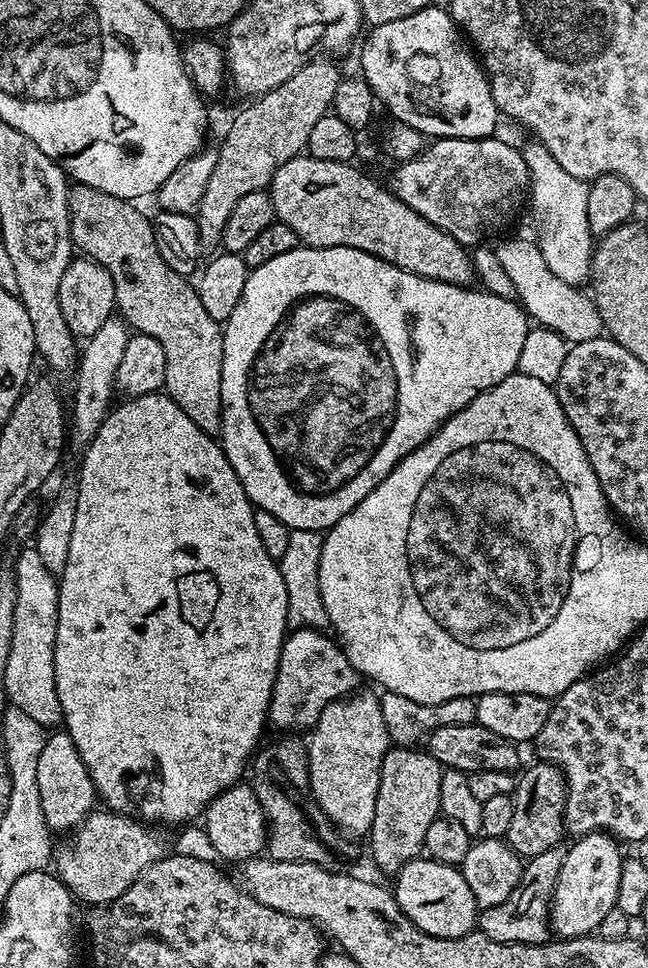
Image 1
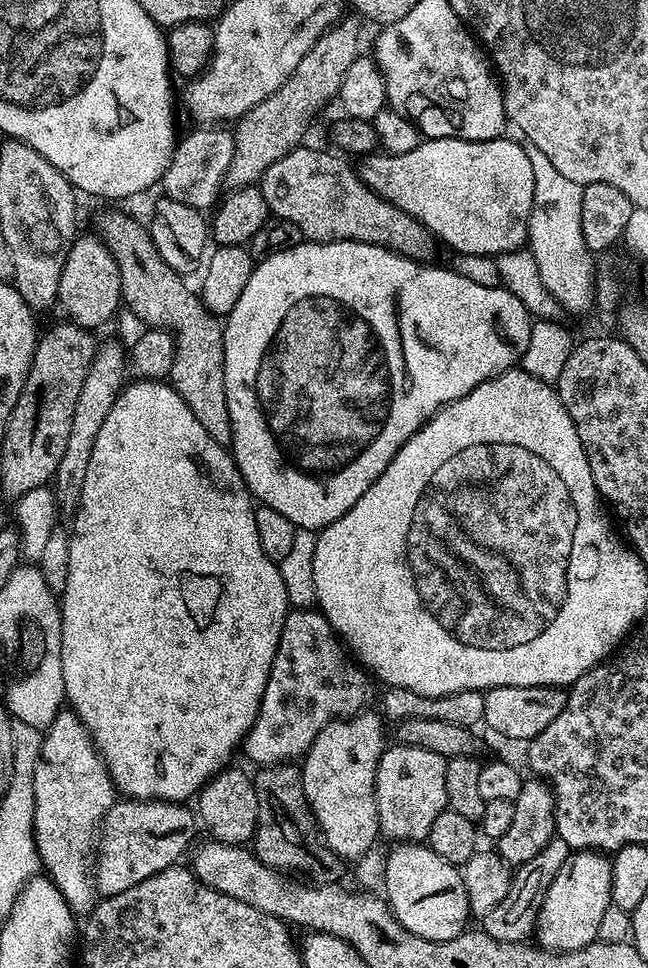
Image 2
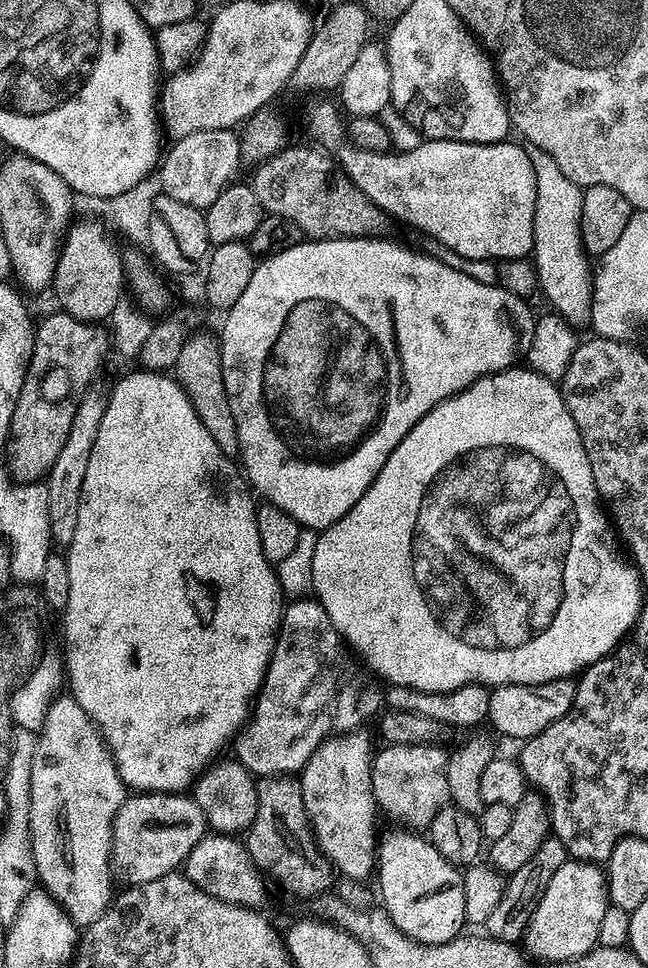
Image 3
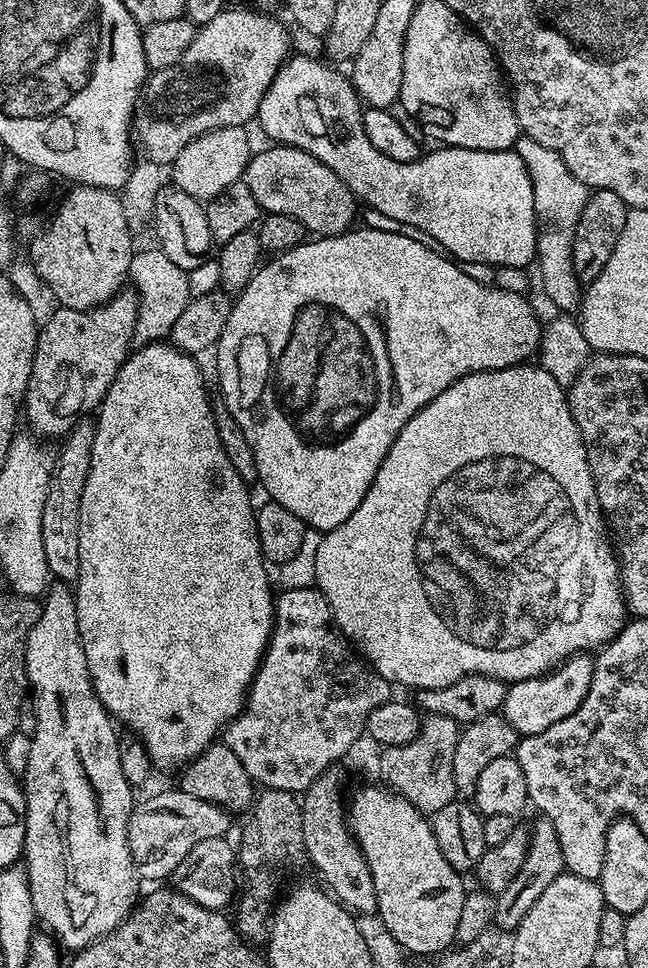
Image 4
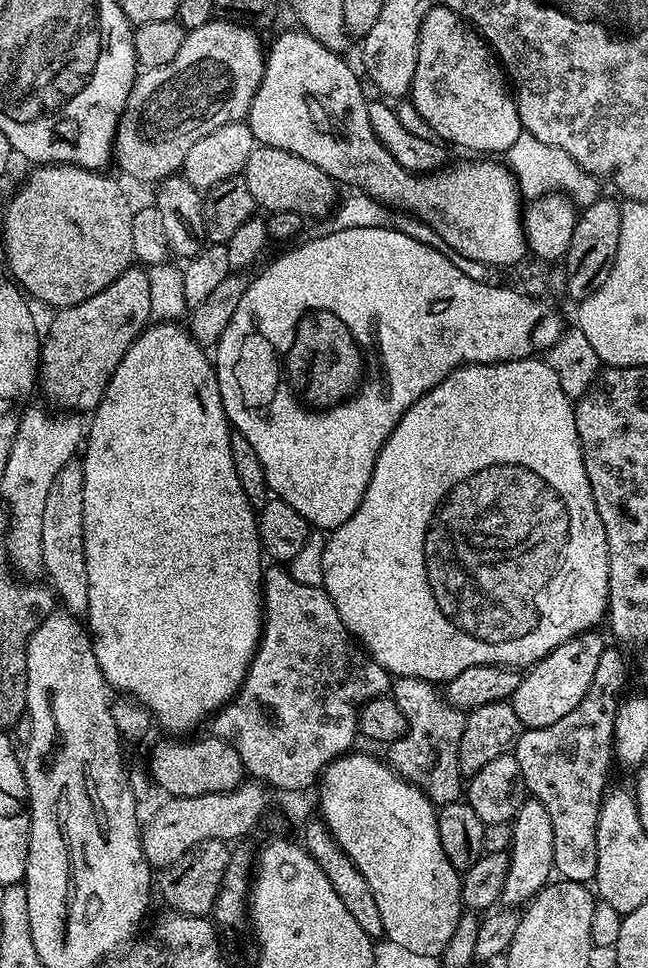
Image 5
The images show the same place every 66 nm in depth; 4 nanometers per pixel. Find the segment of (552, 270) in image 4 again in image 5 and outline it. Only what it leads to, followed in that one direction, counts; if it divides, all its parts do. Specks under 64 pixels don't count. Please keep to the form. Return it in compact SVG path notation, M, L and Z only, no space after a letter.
M522 130L518 138L514 138L514 146L510 146L506 153L506 164L516 178L521 197L529 201L563 194L584 209L602 196L601 181L597 177L582 170L582 166L578 166L578 162L574 162L566 150L558 150L558 146L550 146L529 132Z

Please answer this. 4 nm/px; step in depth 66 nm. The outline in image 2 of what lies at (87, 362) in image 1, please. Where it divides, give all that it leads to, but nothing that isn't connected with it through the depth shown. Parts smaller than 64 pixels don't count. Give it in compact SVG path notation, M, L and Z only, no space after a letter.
M111 338L99 345L96 357L92 359L90 370L86 374L86 382L82 382L82 394L78 394L78 402L74 406L74 422L70 422L70 438L66 442L66 451L62 453L62 462L58 462L58 470L50 481L50 487L56 493L56 507L61 513L75 513L80 504L82 482L86 482L86 470L90 466L90 453L94 451L94 441L98 439L98 430L102 430L102 422L106 422L106 414L114 406L126 379L126 348L116 338Z

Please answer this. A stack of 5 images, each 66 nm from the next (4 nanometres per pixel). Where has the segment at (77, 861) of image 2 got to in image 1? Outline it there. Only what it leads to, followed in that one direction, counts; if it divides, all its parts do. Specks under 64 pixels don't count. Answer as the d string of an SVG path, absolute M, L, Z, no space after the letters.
M56 730L47 737L45 746L38 756L38 789L41 798L42 814L53 833L67 833L82 823L84 817L93 811L98 797L96 787L74 746L67 731Z

